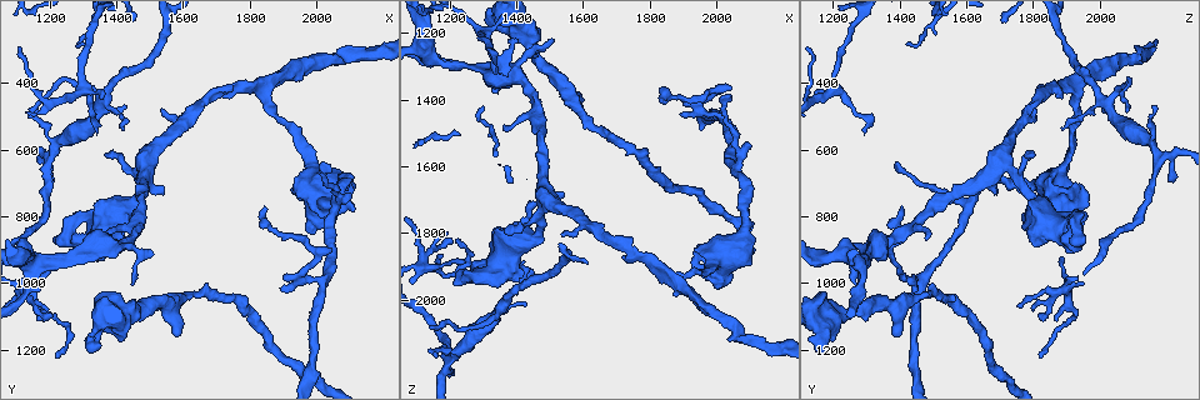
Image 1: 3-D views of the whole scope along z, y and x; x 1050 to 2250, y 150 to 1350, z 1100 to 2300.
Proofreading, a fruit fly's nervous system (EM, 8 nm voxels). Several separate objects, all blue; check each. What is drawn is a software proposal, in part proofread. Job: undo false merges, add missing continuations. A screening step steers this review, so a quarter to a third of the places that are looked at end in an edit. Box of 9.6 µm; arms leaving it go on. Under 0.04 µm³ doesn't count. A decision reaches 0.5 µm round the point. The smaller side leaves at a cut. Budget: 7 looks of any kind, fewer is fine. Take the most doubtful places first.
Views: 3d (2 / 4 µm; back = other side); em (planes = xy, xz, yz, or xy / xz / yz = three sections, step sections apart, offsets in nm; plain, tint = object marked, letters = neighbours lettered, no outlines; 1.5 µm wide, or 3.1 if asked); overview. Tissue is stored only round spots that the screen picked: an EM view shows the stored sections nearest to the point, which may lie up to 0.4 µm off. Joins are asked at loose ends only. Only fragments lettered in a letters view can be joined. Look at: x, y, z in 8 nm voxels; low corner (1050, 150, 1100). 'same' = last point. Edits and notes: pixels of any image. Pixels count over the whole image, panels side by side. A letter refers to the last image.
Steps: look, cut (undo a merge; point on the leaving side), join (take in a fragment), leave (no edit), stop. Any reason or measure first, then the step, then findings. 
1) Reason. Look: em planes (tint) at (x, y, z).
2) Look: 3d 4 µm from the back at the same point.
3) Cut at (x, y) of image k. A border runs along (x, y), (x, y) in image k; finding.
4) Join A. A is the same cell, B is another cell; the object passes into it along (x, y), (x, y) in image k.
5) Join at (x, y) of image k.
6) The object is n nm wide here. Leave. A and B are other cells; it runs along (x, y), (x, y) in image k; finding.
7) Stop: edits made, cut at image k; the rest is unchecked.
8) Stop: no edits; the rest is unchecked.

Look: em planes (plain) at (1340, 550, 1300).

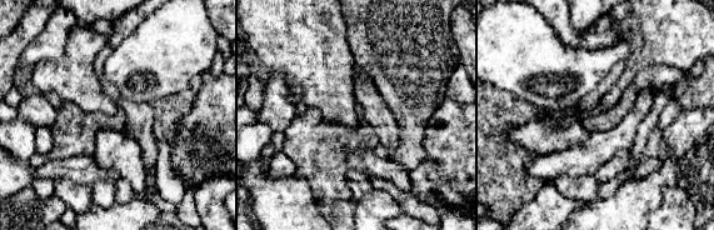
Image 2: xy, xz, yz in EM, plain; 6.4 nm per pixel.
See the neighbours. Look: em planes (letters) at the same point.

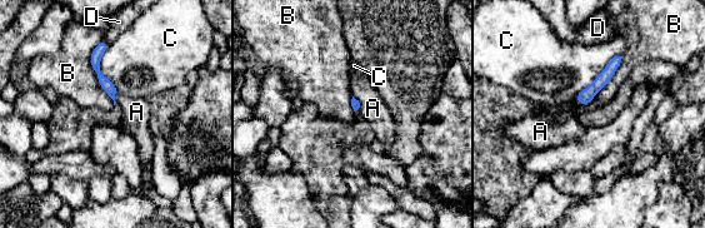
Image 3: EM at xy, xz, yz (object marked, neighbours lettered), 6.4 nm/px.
Leave. A, B, C and D are other cells; it runs along (616, 59), (605, 77), (580, 100) in image 3; no lettered fragment goes on from it.

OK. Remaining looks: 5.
Look: 3d 4 µm at (1840, 760, 1400).

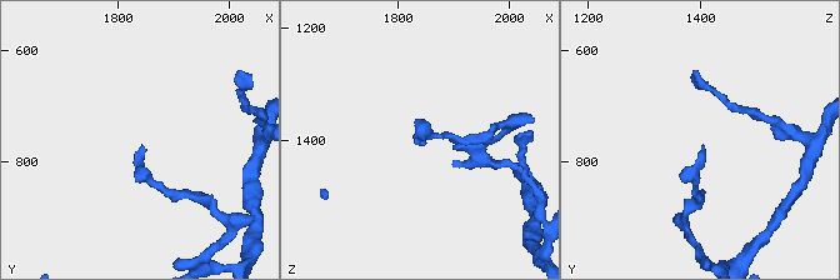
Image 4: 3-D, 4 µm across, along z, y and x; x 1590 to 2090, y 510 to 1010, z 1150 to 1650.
Look: em planes (letters) at (1845, 765, 1410).

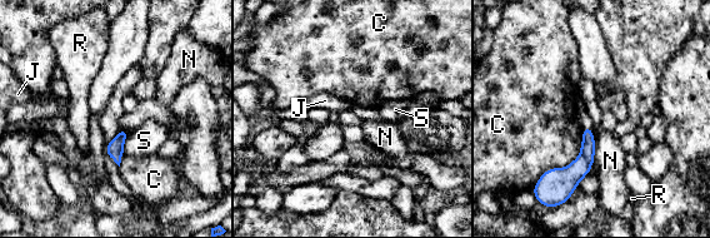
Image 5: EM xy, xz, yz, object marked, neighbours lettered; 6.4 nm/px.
Leave. C, J, N, R and S are other cells; none of them fits.

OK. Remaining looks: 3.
Sharp bend. Look: em yz step 8 (tint) at (2080, 690, 1670).

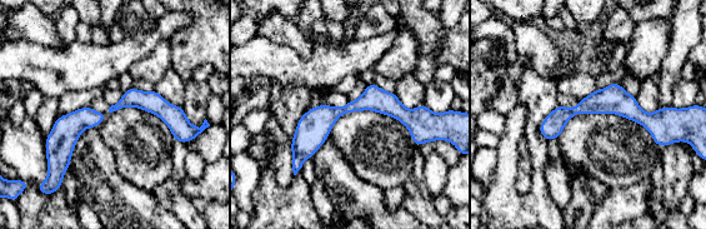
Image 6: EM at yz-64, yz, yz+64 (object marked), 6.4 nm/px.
Look: em yz step 8 (letters) at the same point.

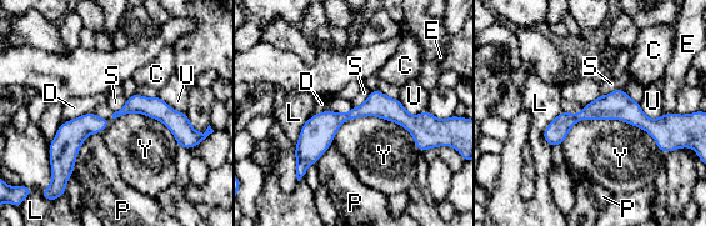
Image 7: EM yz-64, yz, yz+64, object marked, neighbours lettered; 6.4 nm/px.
The longest contact is with Y, 650 nm. Leave. C, D, E, L, P, S, U and Y are other cells; it runs along (188, 127), (128, 108), (53, 157) in image 7; continuous, no second neuron.

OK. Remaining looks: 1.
Stop: no edits; the rest is unchecked.

